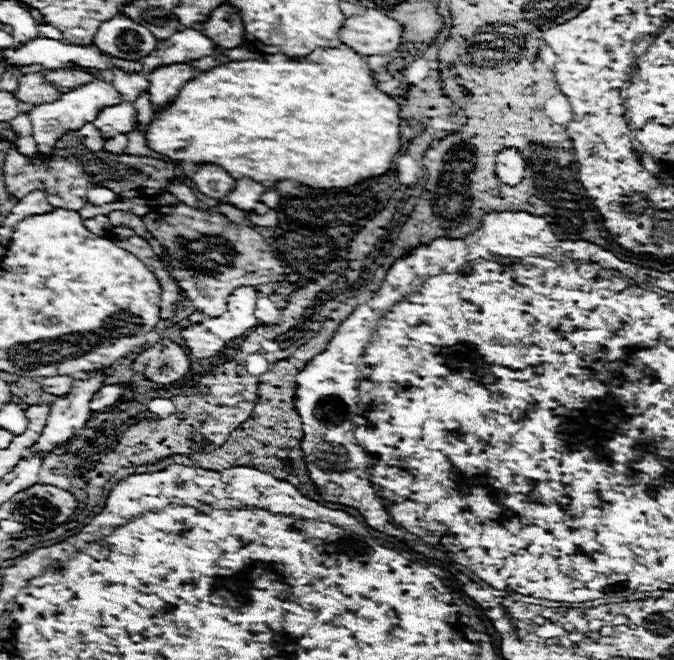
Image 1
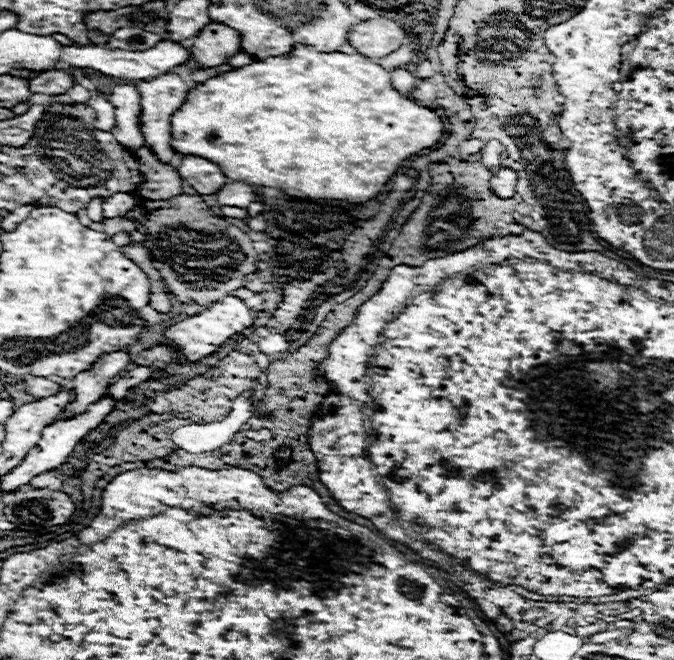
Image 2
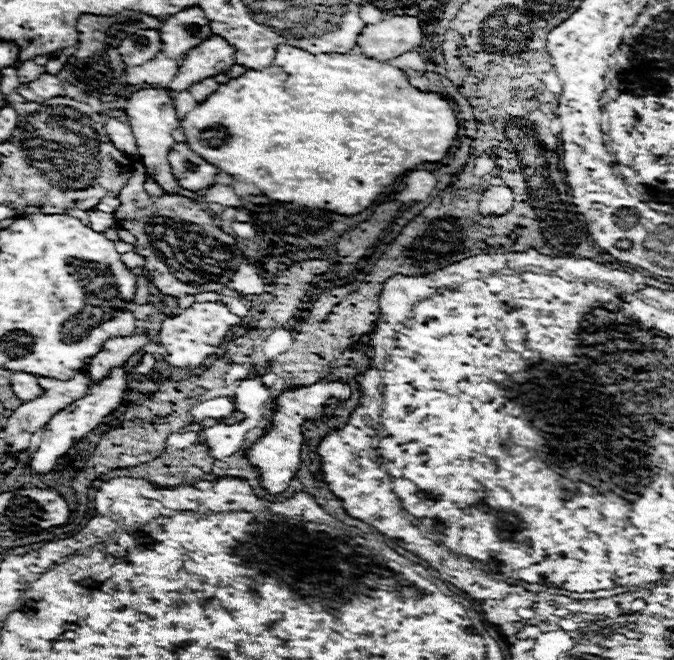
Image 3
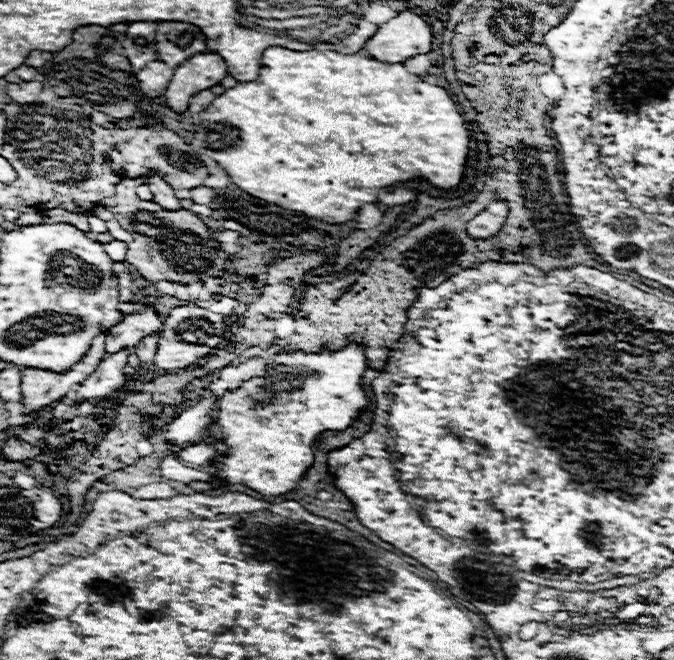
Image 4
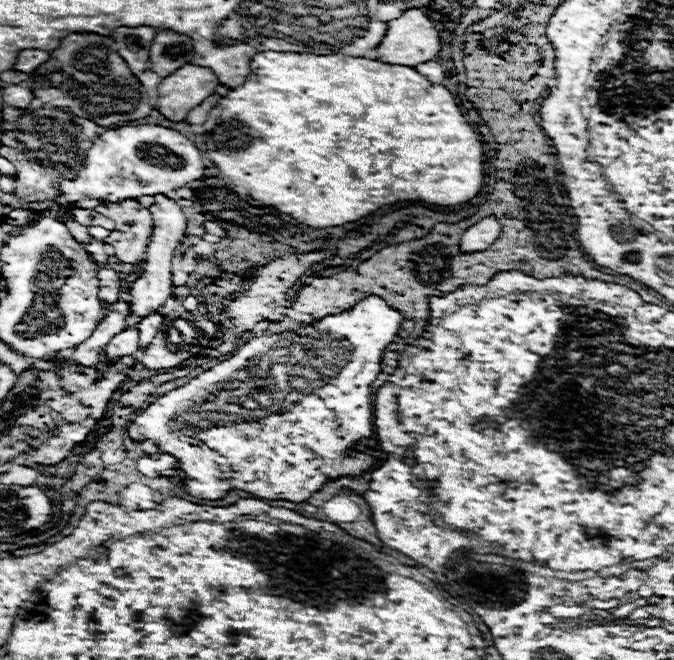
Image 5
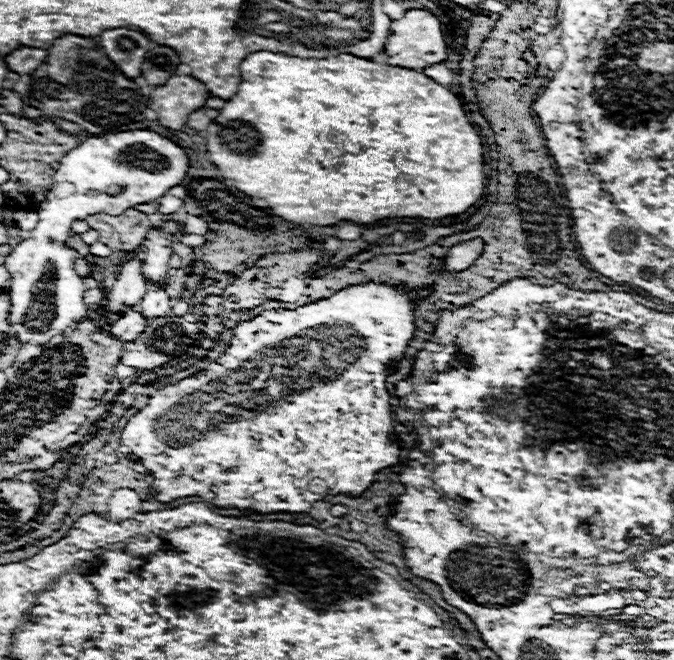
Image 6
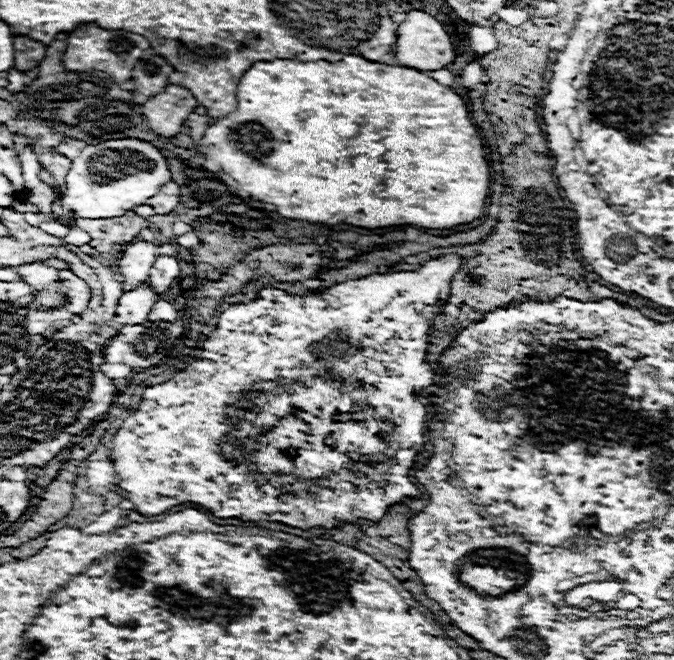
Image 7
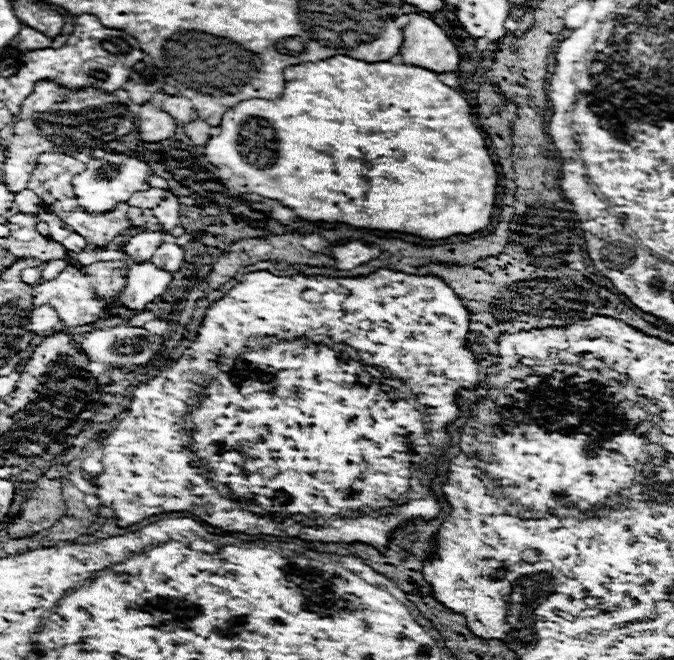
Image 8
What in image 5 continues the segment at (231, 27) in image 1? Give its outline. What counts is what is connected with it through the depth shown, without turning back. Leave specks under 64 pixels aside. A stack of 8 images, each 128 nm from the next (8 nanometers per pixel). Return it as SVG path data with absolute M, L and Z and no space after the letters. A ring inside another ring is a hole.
M186 64L158 84L156 110L170 122L184 122L188 112L214 94L218 78L212 70Z

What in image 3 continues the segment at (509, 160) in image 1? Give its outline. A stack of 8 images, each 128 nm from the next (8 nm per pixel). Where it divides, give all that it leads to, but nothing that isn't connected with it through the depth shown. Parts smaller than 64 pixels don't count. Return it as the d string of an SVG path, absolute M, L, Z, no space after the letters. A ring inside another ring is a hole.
M490 186L482 194L482 202L478 206L478 212L482 216L502 216L510 212L514 202L514 194L508 186Z

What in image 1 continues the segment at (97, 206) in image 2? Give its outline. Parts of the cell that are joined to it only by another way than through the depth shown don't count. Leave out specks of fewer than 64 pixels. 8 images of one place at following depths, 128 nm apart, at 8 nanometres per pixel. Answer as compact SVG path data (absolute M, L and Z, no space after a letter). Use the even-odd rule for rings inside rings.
M92 188L92 190L86 192L86 200L94 206L102 206L102 204L118 200L118 196L114 192L110 192L108 188Z

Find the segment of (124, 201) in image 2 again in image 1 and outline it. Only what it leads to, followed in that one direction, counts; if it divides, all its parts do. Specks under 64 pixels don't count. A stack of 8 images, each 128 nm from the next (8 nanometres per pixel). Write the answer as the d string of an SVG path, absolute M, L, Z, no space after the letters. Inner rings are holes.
M96 216L96 218L90 218L90 220L84 220L84 226L90 230L90 232L96 232L96 234L100 234L100 236L106 236L110 230L112 230L112 226L110 226L110 222L108 222L108 216Z

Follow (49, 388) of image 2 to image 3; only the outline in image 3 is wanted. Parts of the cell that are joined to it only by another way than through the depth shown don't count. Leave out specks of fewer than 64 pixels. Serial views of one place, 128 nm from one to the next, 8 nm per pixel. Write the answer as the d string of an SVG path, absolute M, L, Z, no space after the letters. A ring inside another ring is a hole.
M14 372L10 376L10 386L16 398L20 400L32 400L36 396L40 396L42 388L36 382L34 374L26 374L26 372Z

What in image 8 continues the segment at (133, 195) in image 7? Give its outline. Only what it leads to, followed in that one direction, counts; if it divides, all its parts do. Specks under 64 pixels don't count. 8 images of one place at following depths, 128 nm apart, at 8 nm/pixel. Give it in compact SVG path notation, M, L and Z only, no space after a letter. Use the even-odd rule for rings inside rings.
M106 154L104 158L92 158L86 164L86 172L74 176L74 192L86 210L106 212L112 210L118 202L126 202L134 192L148 190L150 186L144 182L146 174L152 174L152 170L144 160L126 154Z

